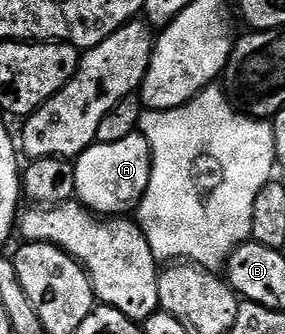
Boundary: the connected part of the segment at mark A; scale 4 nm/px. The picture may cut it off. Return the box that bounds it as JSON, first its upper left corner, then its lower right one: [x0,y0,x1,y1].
[74,132,151,215]

